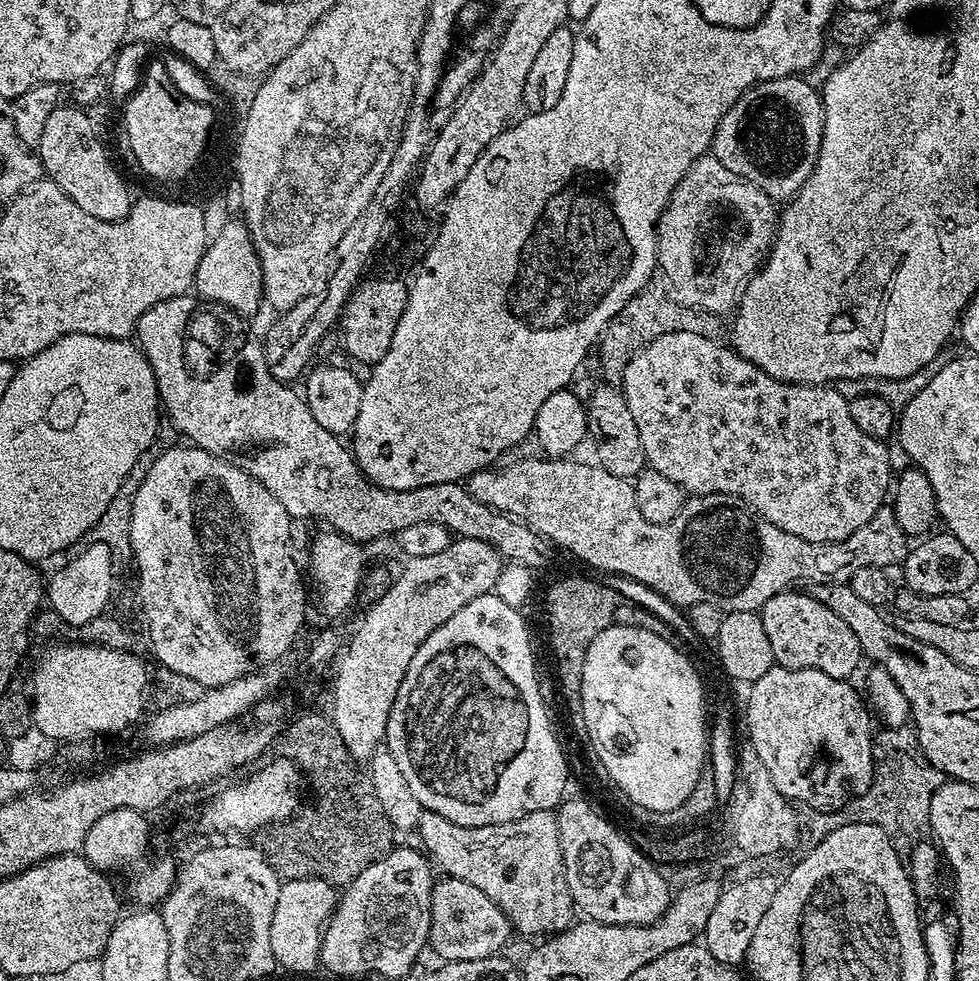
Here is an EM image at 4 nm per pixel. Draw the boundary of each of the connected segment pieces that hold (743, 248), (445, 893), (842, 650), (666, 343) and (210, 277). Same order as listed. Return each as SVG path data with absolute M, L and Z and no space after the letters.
M705 154L686 170L660 216L656 263L681 303L708 314L731 313L744 285L771 252L777 224L778 208L771 196L734 170L726 170L716 156Z
M442 876L433 883L431 898L431 934L429 947L440 956L439 959L452 963L454 961L476 961L502 952L512 927L505 912L487 898L478 886Z
M785 590L771 596L759 609L762 626L766 626L766 638L770 638L773 661L782 668L813 668L830 674L835 680L848 680L862 661L860 643L854 638L854 630L834 614L822 602L800 590Z
M672 332L649 339L645 348L638 349L627 362L620 381L630 414L637 423L639 442L644 451L647 467L658 470L658 474L666 474L672 482L683 488L685 493L692 496L706 494L726 494L737 496L742 503L747 504L752 511L757 512L766 522L778 526L778 530L786 530L786 534L798 534L798 538L806 538L806 542L838 542L844 540L858 526L866 526L878 509L885 507L884 495L889 495L894 473L890 464L890 454L885 441L870 438L870 434L862 434L857 423L850 416L849 397L835 392L835 387L818 384L786 384L783 380L775 380L758 366L742 358L731 347L715 344L711 335L702 333Z
M229 222L209 243L196 271L194 288L205 300L227 304L241 313L256 312L264 300L264 279L260 269L260 256L252 244L247 224Z

